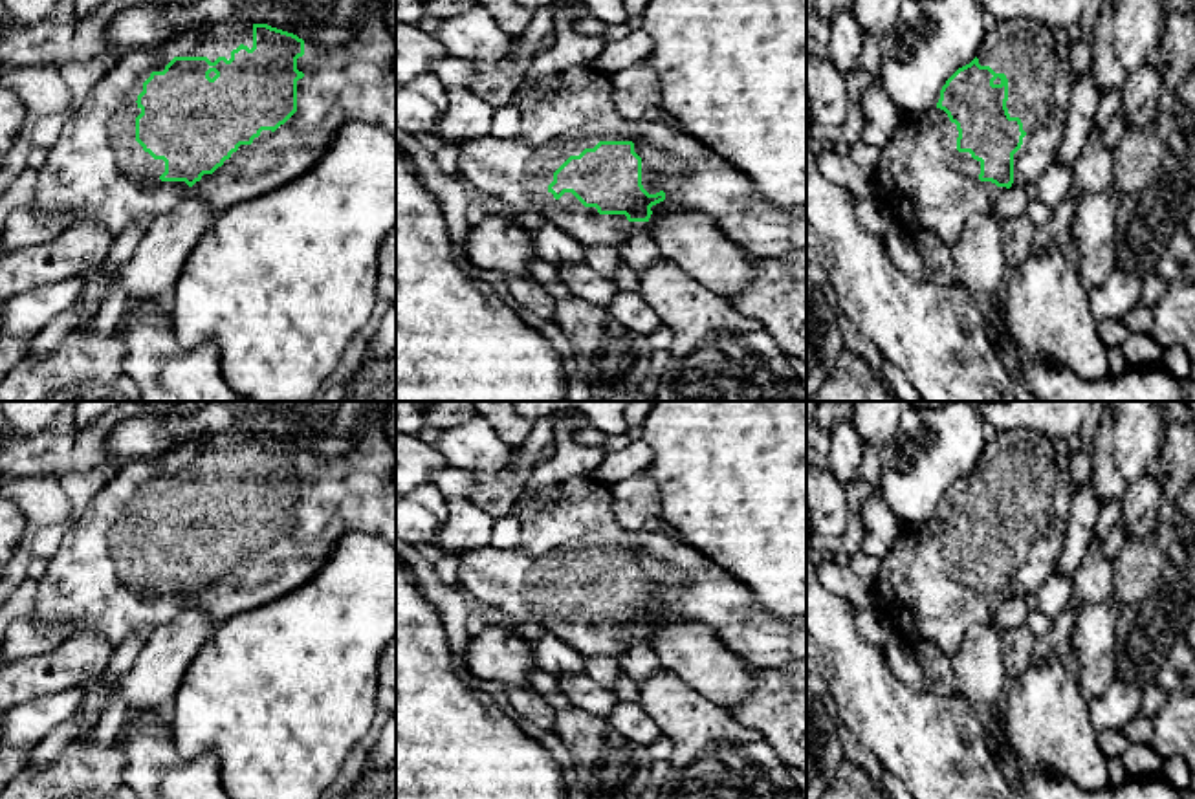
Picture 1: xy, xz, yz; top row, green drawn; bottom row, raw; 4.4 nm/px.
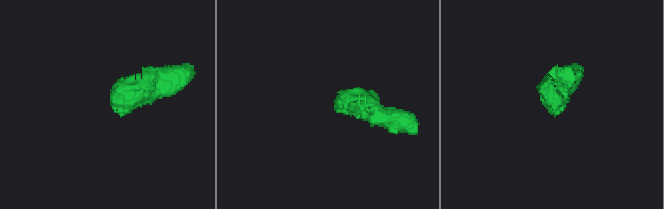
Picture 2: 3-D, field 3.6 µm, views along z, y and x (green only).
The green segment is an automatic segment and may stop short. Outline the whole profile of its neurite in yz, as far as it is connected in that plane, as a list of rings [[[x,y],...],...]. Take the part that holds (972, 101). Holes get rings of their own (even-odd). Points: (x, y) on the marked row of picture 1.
[[[1025,18],[990,22],[977,57],[946,81],[937,106],[924,114],[904,114],[872,174],[874,202],[904,233],[926,229],[953,247],[973,214],[992,211],[1006,189],[1036,183],[1056,163],[1070,92],[1070,42],[1058,42],[1054,29]]]

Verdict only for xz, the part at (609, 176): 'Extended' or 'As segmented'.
Extended

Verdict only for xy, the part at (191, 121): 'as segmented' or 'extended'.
extended

